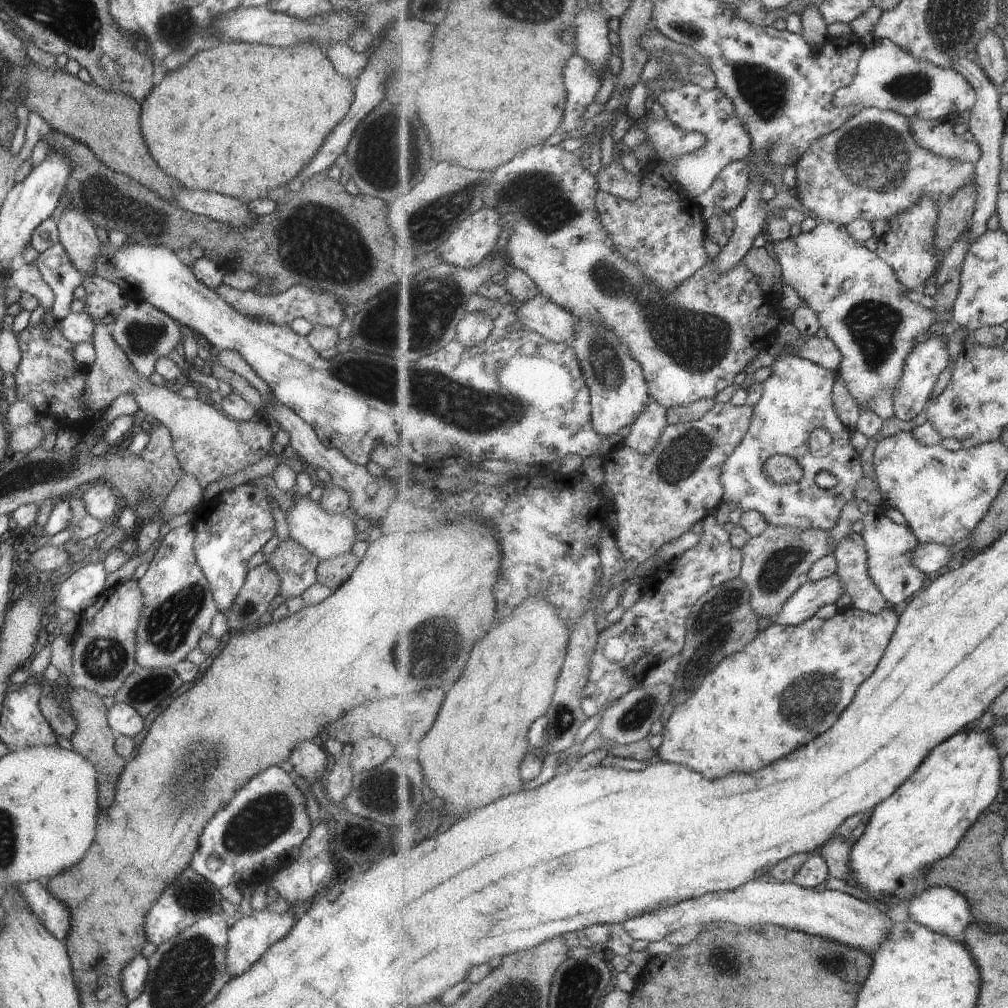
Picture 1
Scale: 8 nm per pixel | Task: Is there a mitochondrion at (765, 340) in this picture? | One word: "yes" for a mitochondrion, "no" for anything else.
no

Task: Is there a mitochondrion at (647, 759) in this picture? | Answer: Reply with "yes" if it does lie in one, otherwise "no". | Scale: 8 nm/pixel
no

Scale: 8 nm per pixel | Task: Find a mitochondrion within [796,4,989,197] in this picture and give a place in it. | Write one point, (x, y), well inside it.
(911, 85)

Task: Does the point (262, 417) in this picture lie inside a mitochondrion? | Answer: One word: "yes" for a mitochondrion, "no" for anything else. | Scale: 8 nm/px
no

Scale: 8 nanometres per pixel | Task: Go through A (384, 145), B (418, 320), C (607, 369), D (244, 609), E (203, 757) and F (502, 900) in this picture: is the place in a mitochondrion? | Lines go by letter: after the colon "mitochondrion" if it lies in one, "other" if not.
A: mitochondrion
B: mitochondrion
C: mitochondrion
D: mitochondrion
E: mitochondrion
F: mitochondrion

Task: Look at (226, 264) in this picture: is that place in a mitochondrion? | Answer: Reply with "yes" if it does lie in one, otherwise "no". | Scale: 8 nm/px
no

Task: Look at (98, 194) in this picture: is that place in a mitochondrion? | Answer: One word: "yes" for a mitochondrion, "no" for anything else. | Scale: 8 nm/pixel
yes

